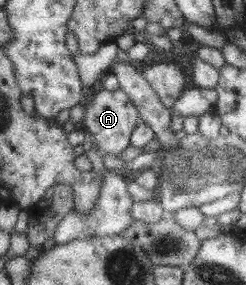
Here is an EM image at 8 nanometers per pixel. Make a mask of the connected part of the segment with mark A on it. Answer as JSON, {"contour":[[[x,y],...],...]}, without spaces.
{"contour":[[[102,89],[97,93],[90,91],[86,95],[84,105],[87,107],[85,115],[85,127],[86,133],[96,142],[98,151],[106,155],[120,155],[121,151],[124,151],[128,145],[131,145],[131,137],[133,131],[139,126],[138,106],[128,96],[128,93],[124,92],[124,89],[118,89],[114,92],[108,89]]]}

